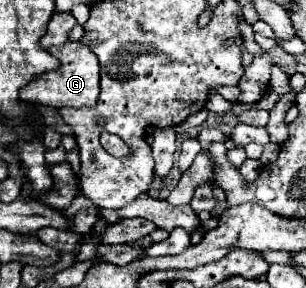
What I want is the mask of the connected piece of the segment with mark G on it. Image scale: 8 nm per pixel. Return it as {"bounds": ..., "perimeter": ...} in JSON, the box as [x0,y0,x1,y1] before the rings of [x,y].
{"bounds":[21,42,99,108],"perimeter":[[[65,42],[63,46],[51,46],[49,52],[61,62],[61,66],[53,72],[41,74],[35,82],[21,90],[21,100],[31,104],[43,104],[53,108],[81,108],[81,106],[95,106],[99,96],[99,62],[97,56],[89,50],[89,46],[81,42]]]}

